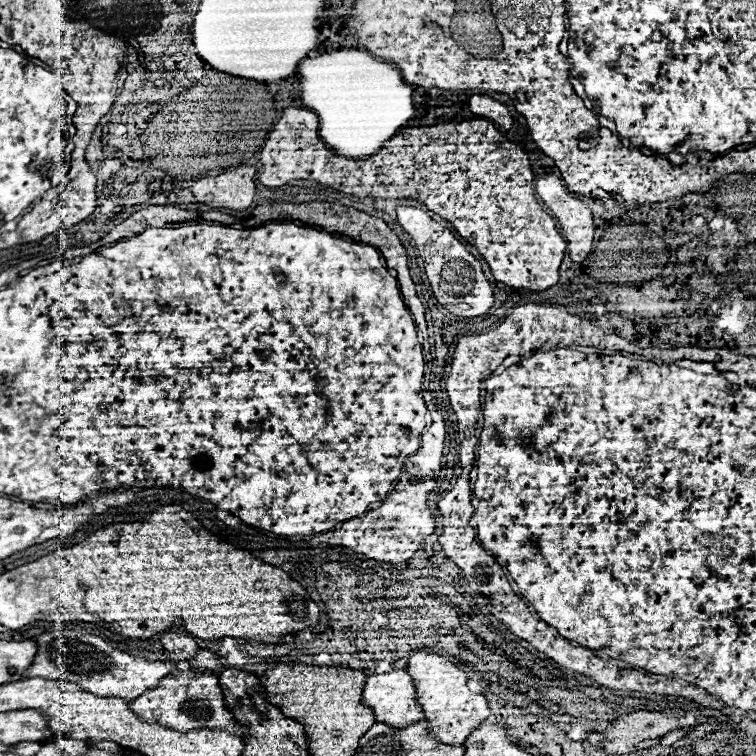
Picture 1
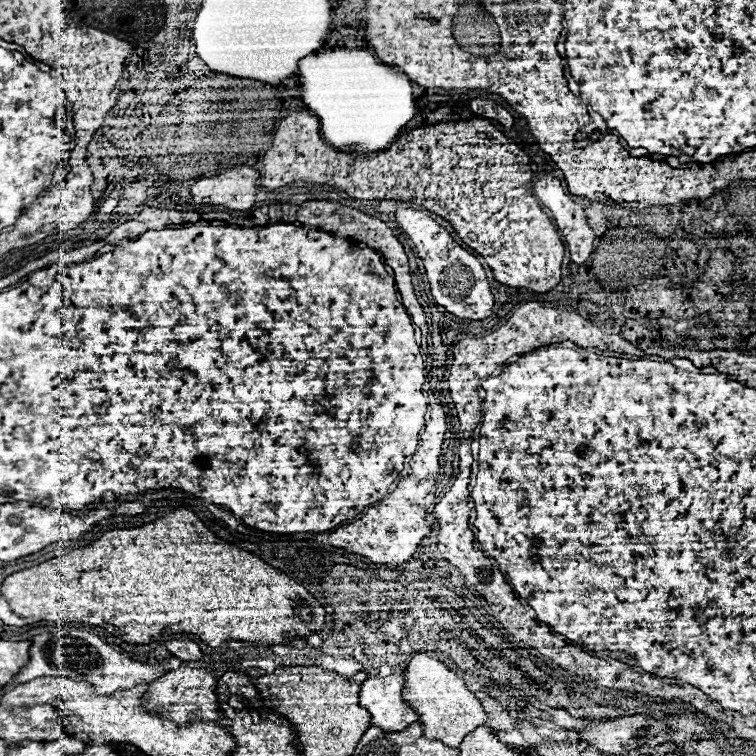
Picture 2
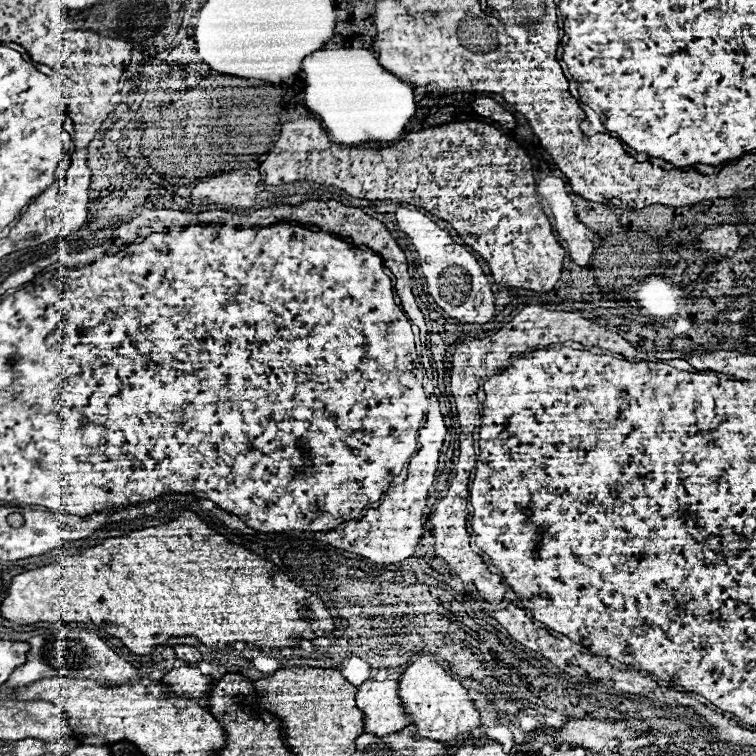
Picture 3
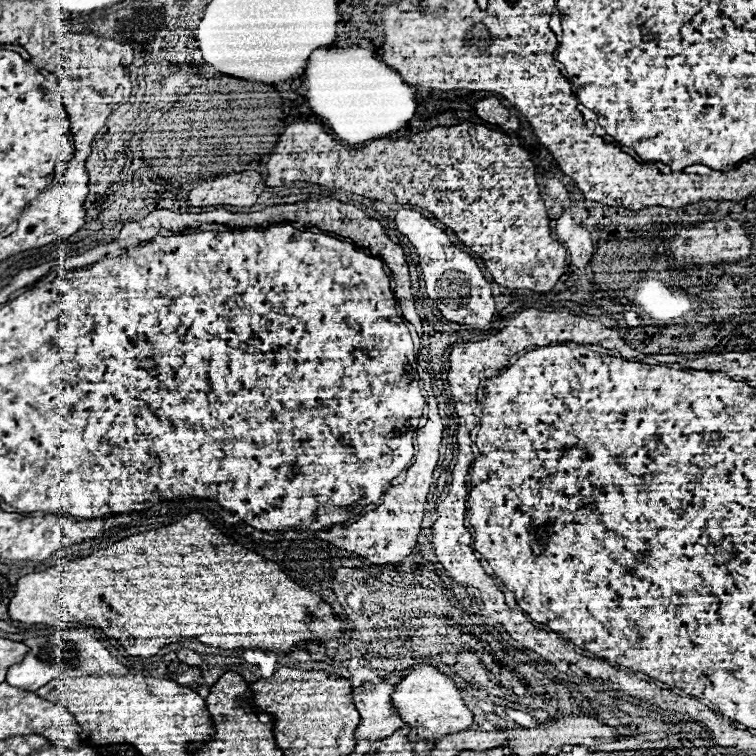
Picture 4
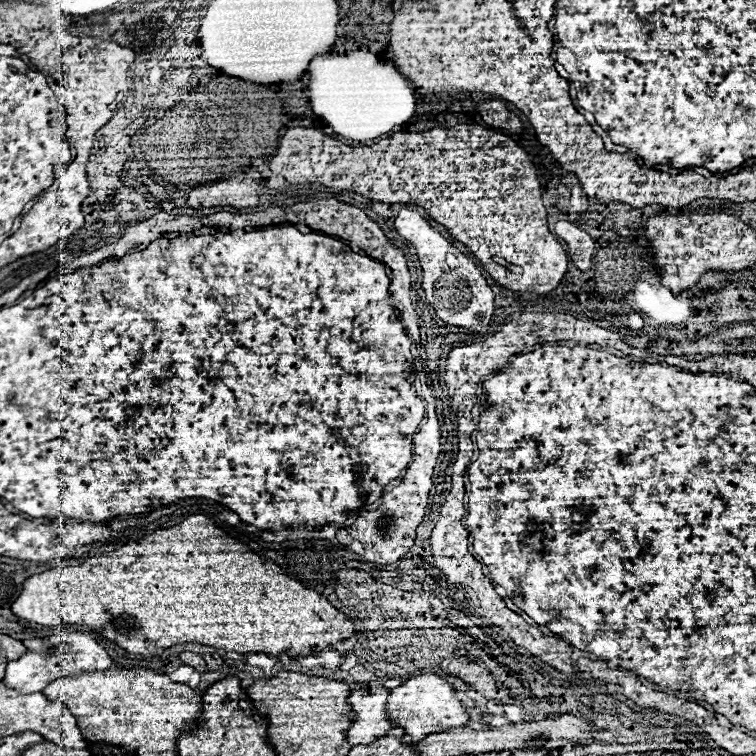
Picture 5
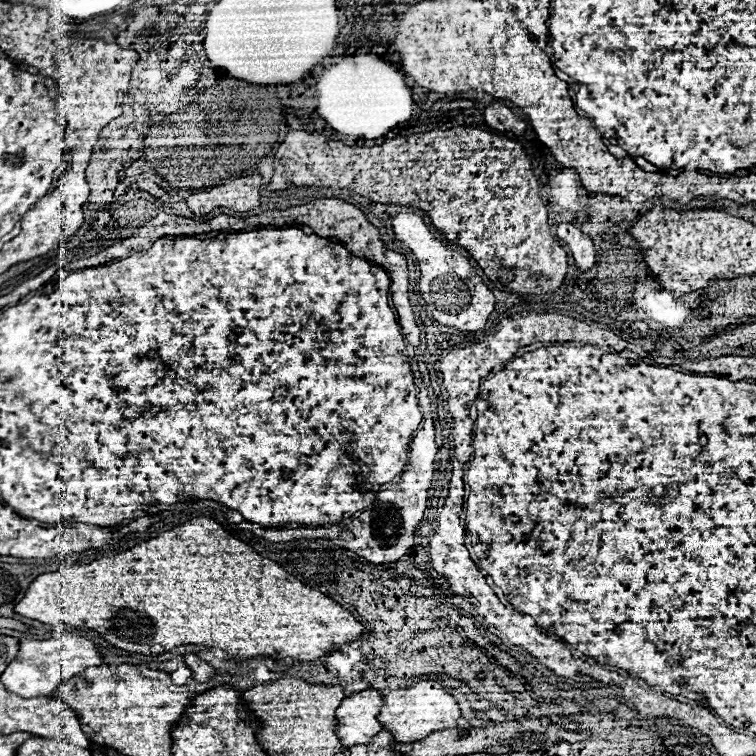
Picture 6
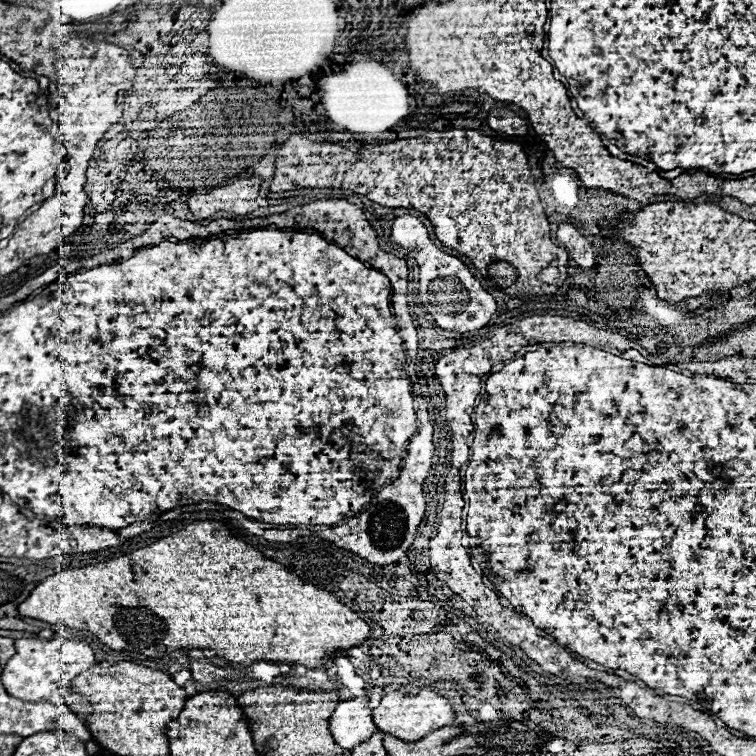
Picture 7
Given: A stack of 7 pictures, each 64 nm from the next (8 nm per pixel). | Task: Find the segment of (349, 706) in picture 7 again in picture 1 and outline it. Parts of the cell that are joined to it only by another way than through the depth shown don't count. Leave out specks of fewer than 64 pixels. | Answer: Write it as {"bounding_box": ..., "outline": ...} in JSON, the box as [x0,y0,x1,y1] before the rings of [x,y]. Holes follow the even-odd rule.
{"bounding_box":[362,670,424,728],"outline":[[[406,670],[368,676],[362,690],[362,702],[374,710],[376,722],[386,726],[406,728],[424,720],[424,712],[416,702],[414,684]]]}

